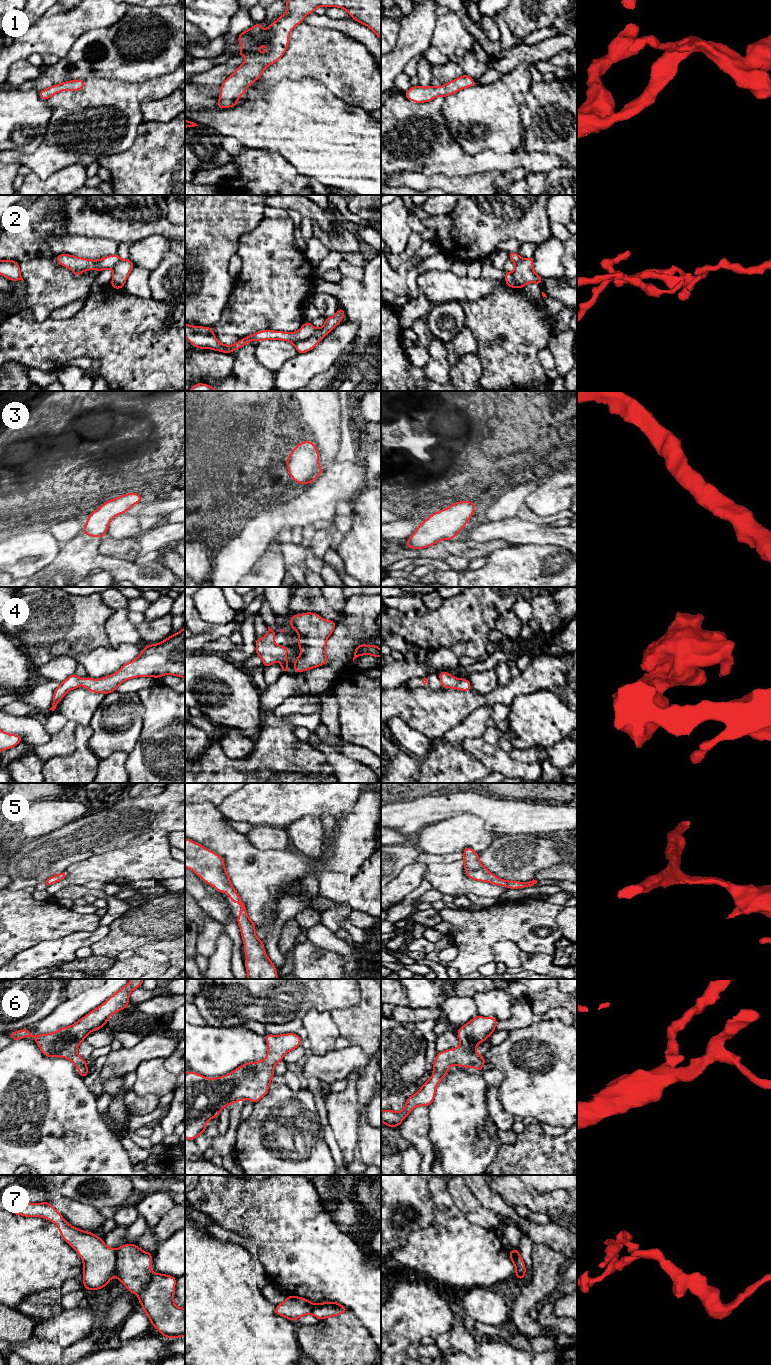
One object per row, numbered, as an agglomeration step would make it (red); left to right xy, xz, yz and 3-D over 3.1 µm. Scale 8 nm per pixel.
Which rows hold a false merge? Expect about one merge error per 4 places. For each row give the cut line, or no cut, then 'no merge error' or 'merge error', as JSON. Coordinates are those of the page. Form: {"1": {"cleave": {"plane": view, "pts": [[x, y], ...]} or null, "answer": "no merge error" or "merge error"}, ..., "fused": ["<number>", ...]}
{"1": {"cleave": null, "answer": "no merge error"}, "2": {"cleave": {"plane": "xz", "pts": [[316, 329], [311, 336], [298, 341], [295, 345]]}, "answer": "merge error"}, "3": {"cleave": null, "answer": "no merge error"}, "4": {"cleave": null, "answer": "no merge error"}, "5": {"cleave": null, "answer": "no merge error"}, "6": {"cleave": null, "answer": "no merge error"}, "7": {"cleave": {"plane": "xy", "pts": [[116, 1249], [113, 1276]]}, "answer": "merge error"}, "fused": ["2", "7"]}

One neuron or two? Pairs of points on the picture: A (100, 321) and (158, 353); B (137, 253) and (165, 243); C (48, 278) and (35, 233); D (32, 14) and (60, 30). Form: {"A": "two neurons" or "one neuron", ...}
{"A": "one neuron", "B": "one neuron", "C": "one neuron", "D": "two neurons"}

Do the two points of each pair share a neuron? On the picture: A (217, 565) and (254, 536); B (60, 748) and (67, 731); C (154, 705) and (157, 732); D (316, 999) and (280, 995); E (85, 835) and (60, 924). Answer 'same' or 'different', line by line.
A: same
B: same
C: same
D: same
E: different

